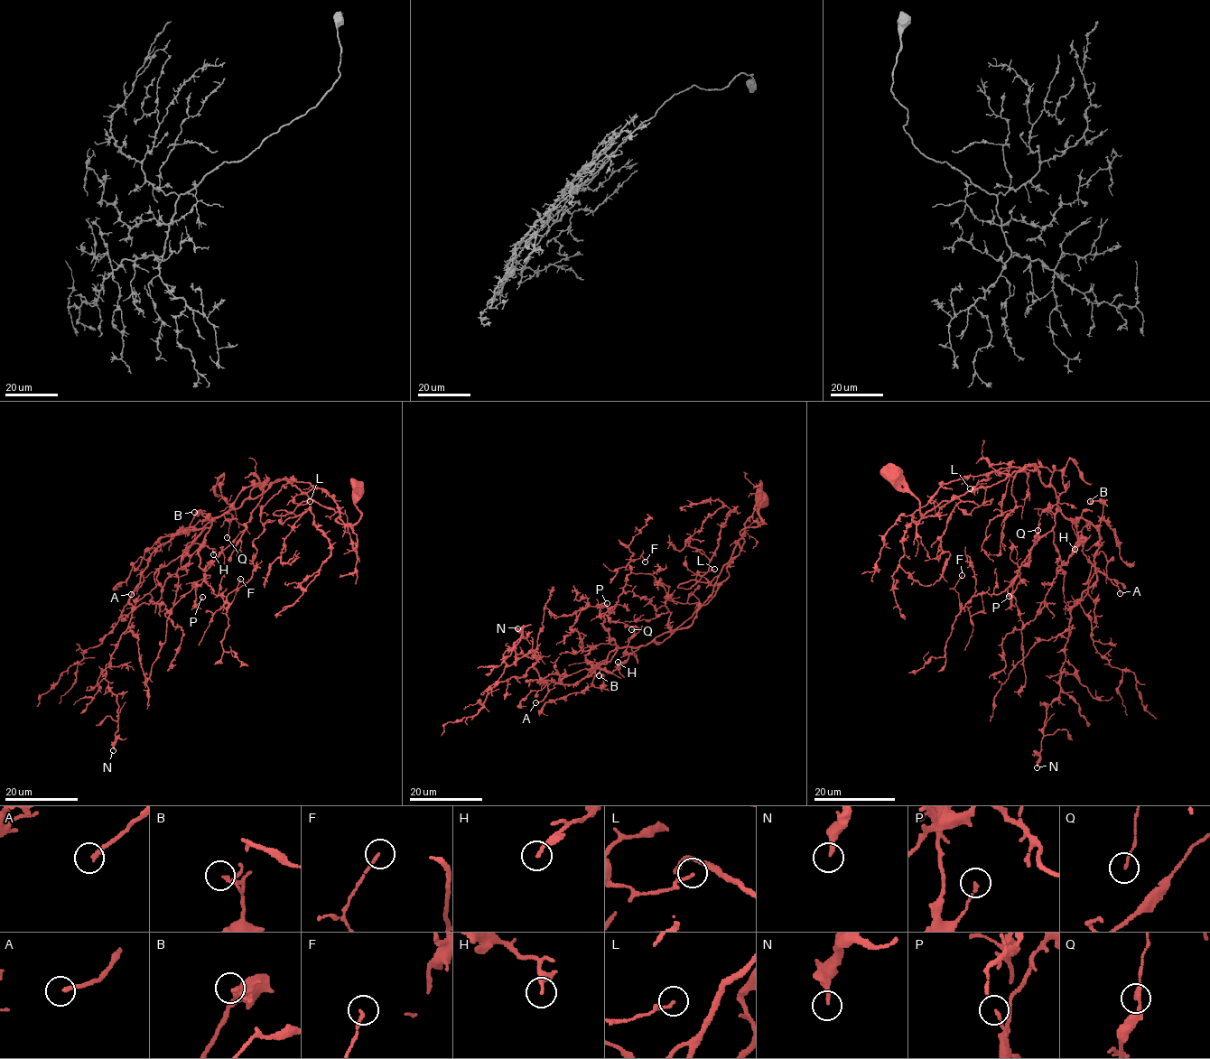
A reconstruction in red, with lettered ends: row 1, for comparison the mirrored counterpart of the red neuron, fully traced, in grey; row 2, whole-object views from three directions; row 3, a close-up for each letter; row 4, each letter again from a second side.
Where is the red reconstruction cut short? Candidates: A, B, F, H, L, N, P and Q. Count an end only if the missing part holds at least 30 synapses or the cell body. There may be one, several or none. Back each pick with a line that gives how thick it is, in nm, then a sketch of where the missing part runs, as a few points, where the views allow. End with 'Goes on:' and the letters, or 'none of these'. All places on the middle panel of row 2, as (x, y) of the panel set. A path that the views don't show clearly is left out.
A: 190 nm | (535, 702), (507, 717), (488, 718), (475, 728), (460, 728), (457, 731)
Goes on: A

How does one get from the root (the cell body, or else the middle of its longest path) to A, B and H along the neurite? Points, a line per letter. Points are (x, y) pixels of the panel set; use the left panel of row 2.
A: (359, 488), (360, 518), (344, 525), (338, 512), (287, 479), (275, 481), (162, 543), (131, 594)
B: (359, 488), (354, 505), (360, 518), (349, 525), (287, 479), (202, 528), (190, 527), (188, 534), (194, 512)
H: (359, 488), (360, 518), (344, 525), (338, 512), (287, 479), (275, 481), (204, 526), (191, 543), (213, 554)

